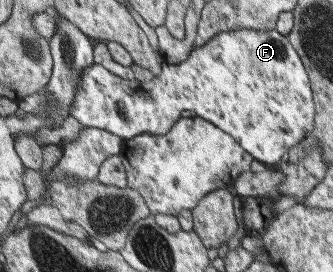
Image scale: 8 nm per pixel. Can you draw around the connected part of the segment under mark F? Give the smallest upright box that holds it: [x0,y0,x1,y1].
[70,29,316,166]

